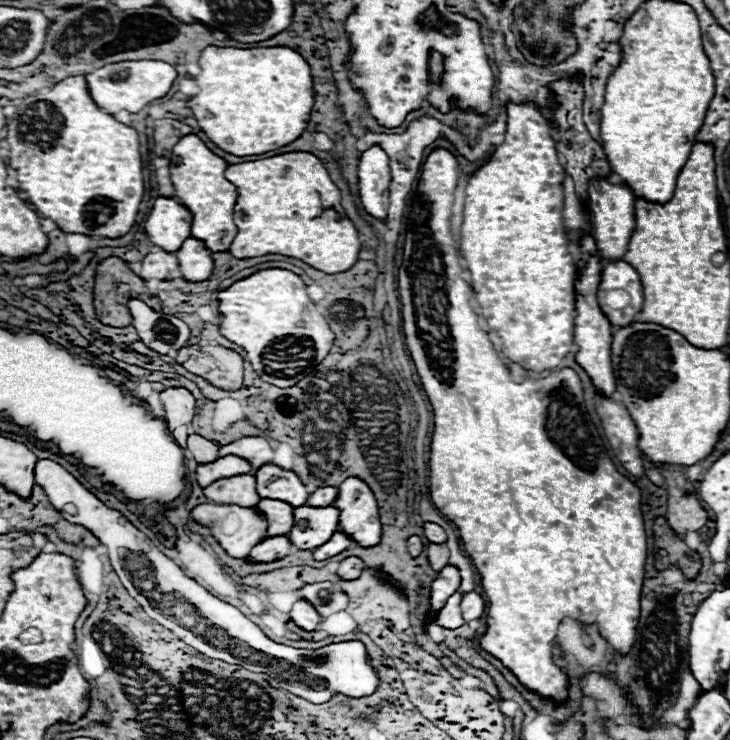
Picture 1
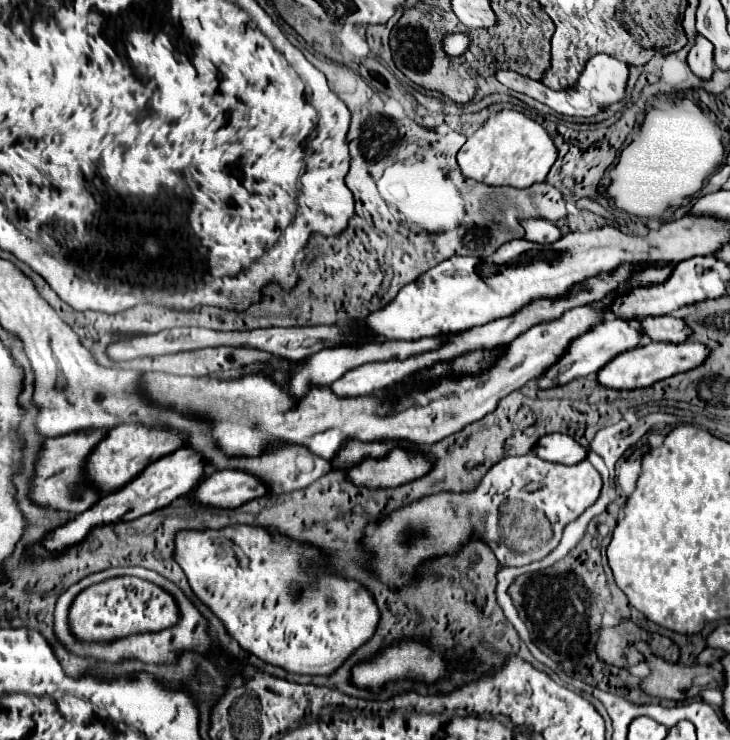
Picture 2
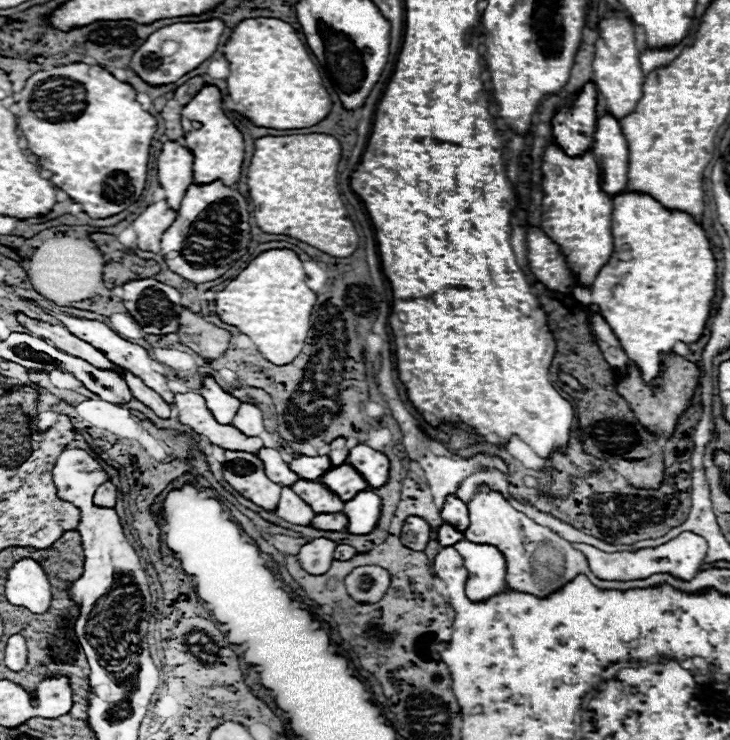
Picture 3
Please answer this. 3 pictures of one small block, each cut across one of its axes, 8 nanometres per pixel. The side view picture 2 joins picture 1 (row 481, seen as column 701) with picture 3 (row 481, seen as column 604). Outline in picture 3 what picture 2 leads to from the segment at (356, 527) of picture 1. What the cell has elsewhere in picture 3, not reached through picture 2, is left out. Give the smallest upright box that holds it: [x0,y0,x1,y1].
[346,444,388,488]

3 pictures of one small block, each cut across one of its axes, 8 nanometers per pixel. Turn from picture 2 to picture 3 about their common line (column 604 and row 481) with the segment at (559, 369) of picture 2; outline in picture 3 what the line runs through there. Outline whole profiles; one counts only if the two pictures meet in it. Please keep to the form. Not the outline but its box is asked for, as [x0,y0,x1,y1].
[318,464,368,502]

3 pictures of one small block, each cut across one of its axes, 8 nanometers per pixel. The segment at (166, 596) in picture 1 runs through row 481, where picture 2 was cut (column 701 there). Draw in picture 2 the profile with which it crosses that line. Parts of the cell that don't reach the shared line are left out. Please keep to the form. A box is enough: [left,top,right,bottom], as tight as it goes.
[688,34,714,78]

